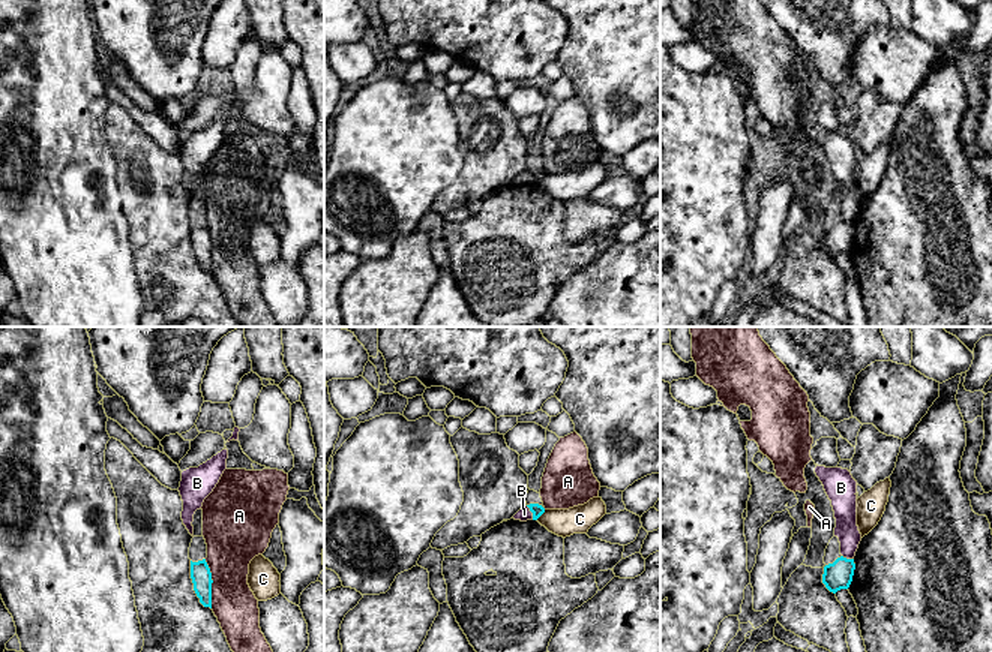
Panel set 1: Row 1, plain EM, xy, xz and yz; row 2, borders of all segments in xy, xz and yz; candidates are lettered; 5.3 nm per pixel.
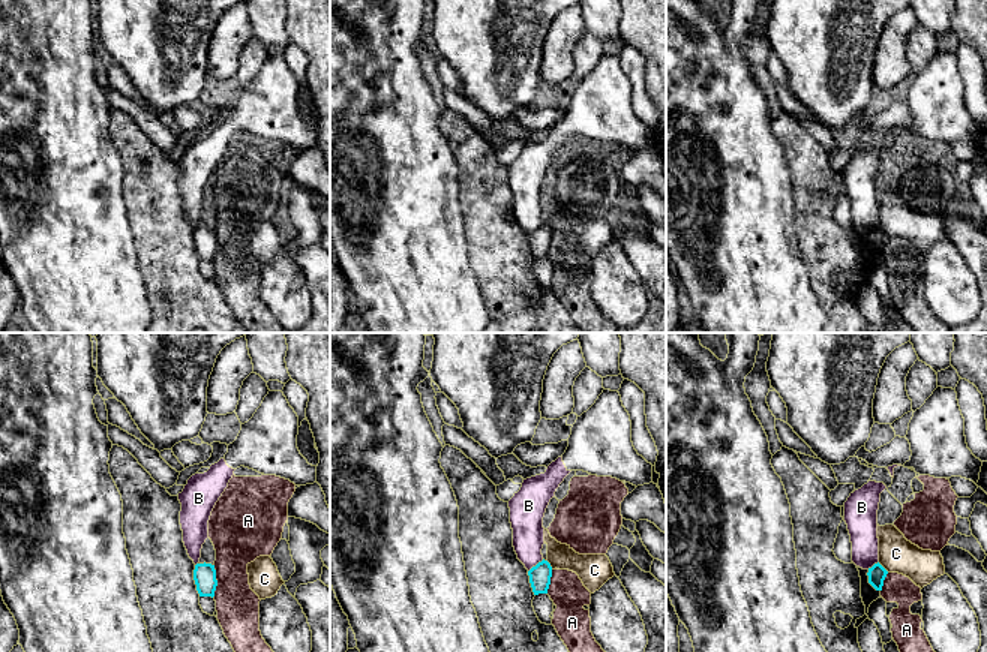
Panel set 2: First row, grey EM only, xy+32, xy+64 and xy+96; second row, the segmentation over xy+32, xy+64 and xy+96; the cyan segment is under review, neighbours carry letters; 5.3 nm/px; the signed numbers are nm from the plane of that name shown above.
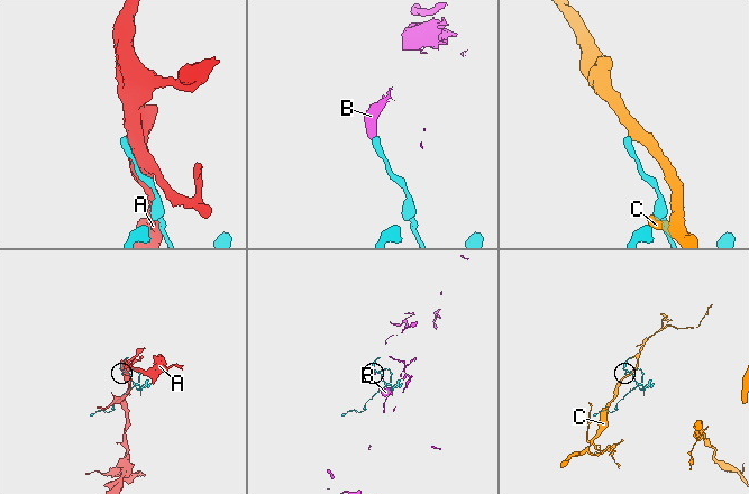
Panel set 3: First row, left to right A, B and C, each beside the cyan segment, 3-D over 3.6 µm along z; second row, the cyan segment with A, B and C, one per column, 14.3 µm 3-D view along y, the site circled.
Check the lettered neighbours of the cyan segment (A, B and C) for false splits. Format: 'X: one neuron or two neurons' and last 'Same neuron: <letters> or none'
A: two neurons
B: two neurons
C: two neurons
Same neuron: none

